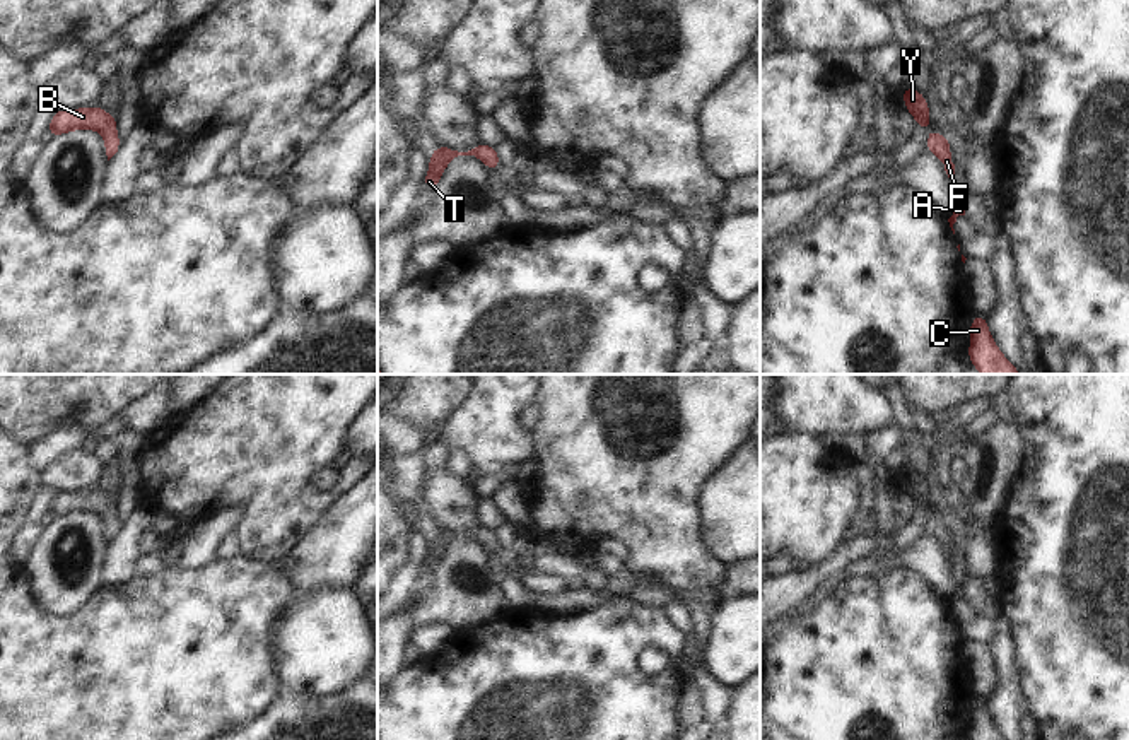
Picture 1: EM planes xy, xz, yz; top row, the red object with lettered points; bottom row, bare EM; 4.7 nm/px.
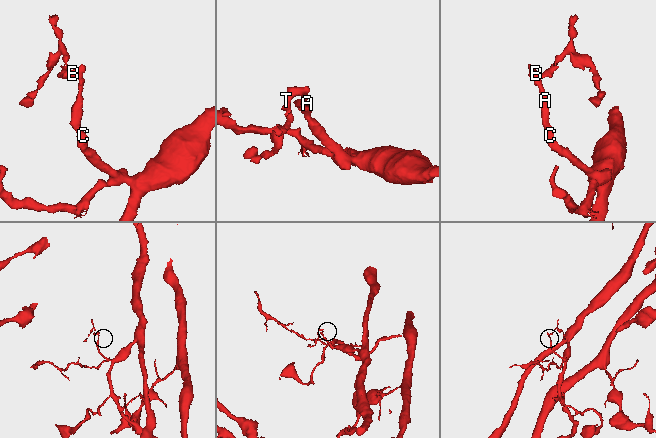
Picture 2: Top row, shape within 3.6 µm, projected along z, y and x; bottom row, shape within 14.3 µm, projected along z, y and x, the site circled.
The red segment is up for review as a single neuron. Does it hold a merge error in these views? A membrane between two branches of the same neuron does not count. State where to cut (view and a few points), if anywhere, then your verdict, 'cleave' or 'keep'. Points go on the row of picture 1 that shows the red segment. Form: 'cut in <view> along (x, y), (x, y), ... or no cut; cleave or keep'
no cut; keep

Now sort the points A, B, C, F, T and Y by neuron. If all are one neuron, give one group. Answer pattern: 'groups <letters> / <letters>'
groups A B C F T Y

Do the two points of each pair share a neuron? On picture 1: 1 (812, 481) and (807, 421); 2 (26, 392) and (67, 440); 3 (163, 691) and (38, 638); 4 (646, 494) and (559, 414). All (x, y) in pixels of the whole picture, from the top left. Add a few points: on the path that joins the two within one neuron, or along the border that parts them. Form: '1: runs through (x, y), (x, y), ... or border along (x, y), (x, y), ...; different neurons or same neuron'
1: border along (796, 433), (810, 433), (820, 438); different neurons
2: border along (87, 429), (60, 428), (31, 446); different neurons
3: runs through (132, 691), (113, 691), (96, 674), (69, 669); same neuron
4: runs through (624, 472), (581, 429); same neuron

